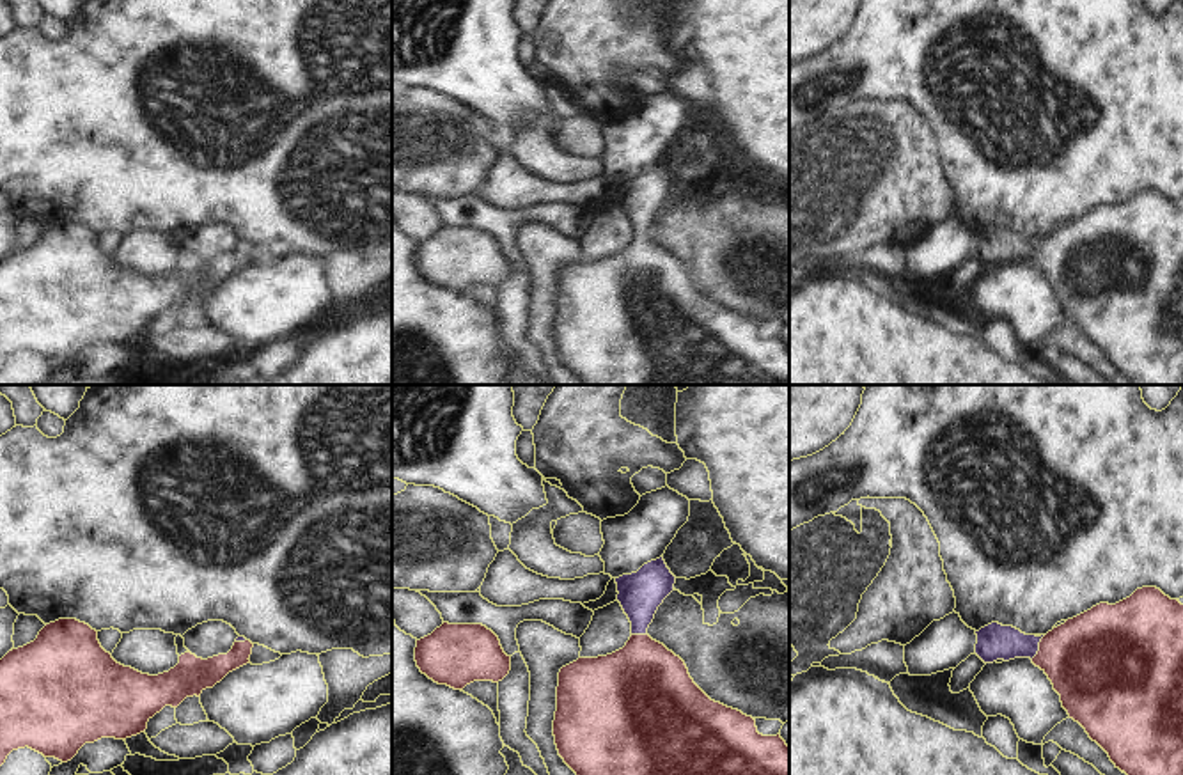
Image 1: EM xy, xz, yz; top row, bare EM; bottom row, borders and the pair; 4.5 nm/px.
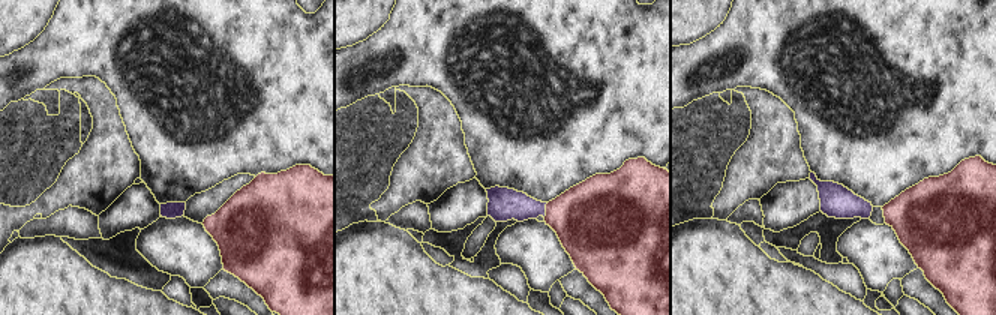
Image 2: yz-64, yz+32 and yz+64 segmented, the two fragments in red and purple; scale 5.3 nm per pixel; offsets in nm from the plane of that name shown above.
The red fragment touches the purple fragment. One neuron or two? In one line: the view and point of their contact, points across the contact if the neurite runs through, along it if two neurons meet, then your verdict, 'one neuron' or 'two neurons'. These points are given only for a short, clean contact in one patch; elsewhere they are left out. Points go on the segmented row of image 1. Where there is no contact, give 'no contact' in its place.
yz (1040, 648) | across yz (1093, 660), (1040, 648), (995, 642) | one neuron

